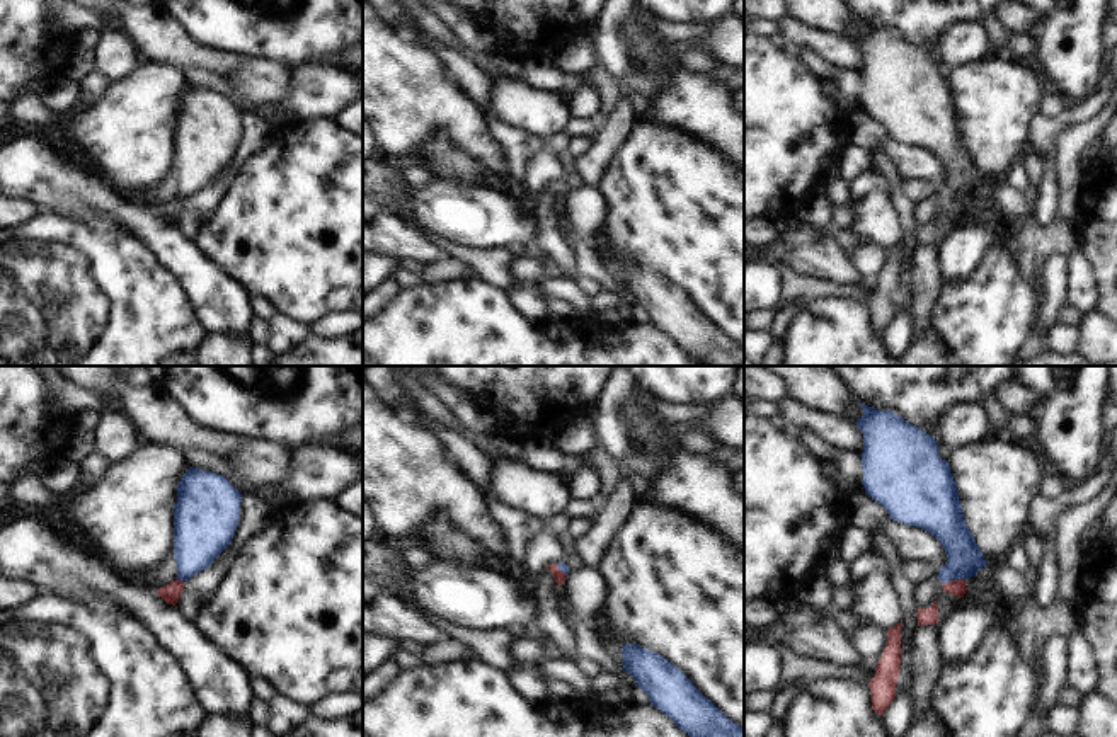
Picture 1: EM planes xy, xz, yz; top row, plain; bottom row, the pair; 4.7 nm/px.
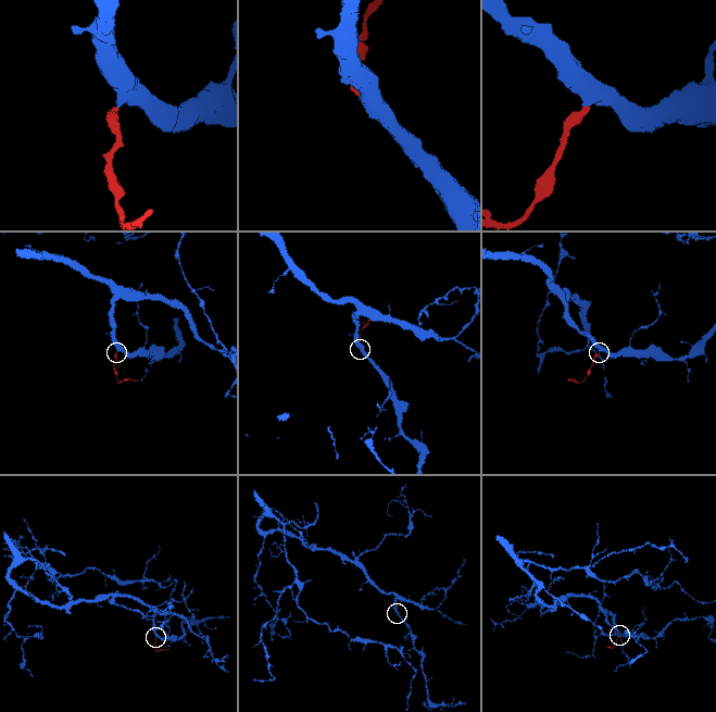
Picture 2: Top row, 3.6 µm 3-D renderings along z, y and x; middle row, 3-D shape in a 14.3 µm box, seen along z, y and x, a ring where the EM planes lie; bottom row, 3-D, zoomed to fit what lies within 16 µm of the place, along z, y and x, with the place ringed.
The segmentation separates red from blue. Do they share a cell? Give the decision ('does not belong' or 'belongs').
belongs

